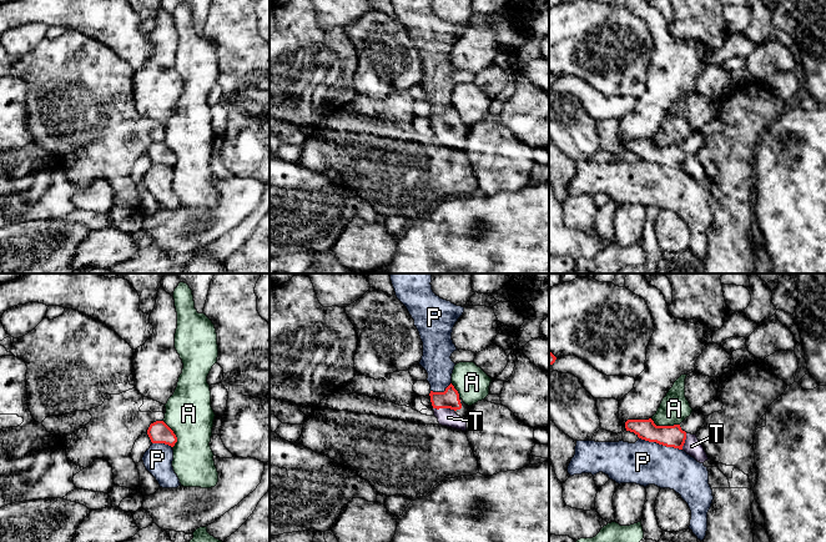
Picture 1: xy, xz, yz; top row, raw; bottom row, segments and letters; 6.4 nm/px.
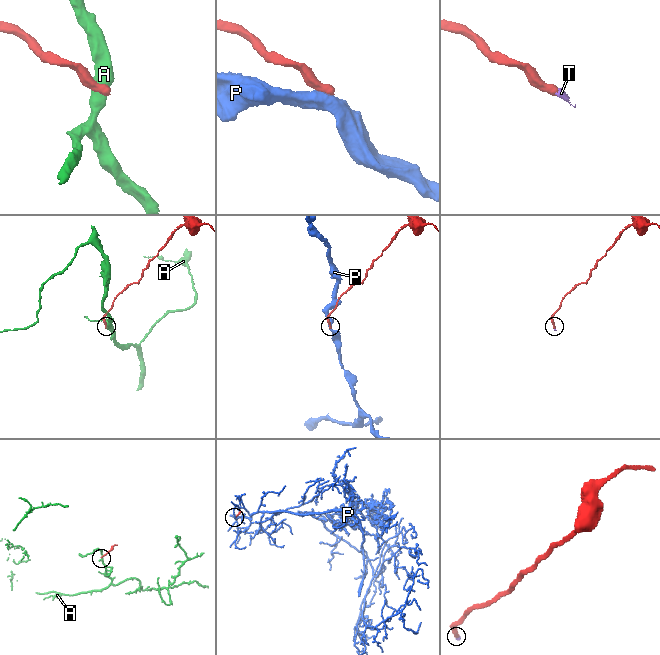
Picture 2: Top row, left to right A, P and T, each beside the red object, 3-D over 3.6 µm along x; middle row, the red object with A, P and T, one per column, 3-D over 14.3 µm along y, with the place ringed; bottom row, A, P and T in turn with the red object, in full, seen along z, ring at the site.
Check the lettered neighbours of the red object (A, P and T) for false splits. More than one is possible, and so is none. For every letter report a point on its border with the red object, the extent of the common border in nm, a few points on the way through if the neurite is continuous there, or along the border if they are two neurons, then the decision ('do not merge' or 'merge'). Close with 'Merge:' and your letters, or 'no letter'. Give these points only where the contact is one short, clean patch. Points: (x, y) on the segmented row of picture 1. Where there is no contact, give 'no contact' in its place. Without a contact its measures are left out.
A: yz (665, 426) | 200 nm | along yz (650, 418), (656, 425), (679, 425) | do not merge
P: yz (660, 443) | 300 nm | along yz (639, 437), (681, 450) | do not merge
T: xz (443, 407) | 160 nm | across xz (449, 399), (443, 407), (448, 417) | merge
Merge: T

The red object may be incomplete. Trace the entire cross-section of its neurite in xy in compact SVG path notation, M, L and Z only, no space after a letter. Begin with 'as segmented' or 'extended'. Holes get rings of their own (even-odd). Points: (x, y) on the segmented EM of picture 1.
as segmented | M163 421L151 423L147 435L152 443L165 443L173 447L177 442L176 435Z

